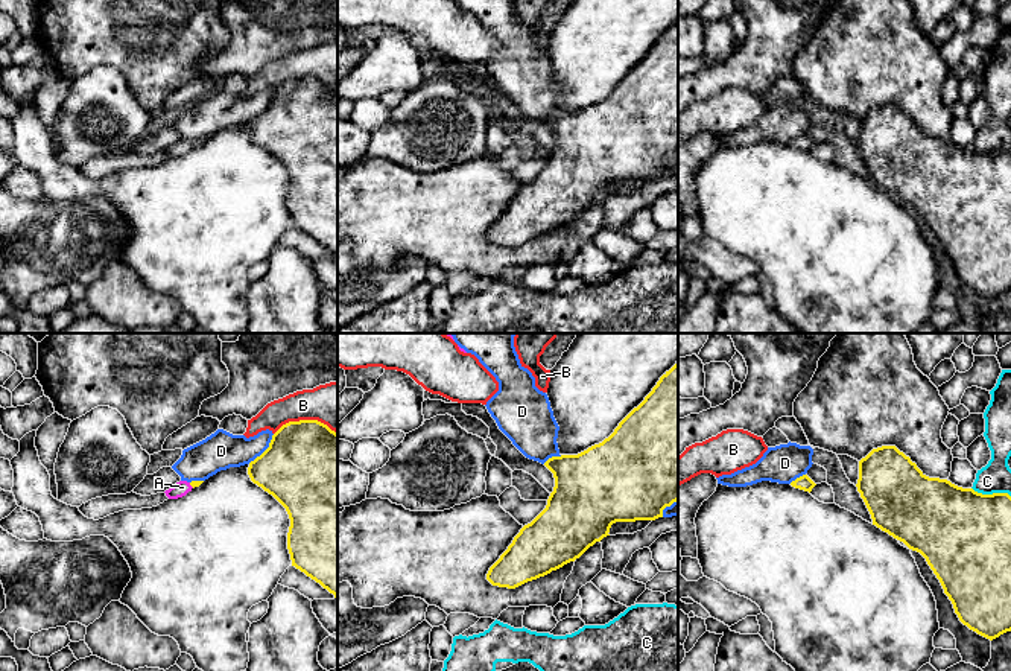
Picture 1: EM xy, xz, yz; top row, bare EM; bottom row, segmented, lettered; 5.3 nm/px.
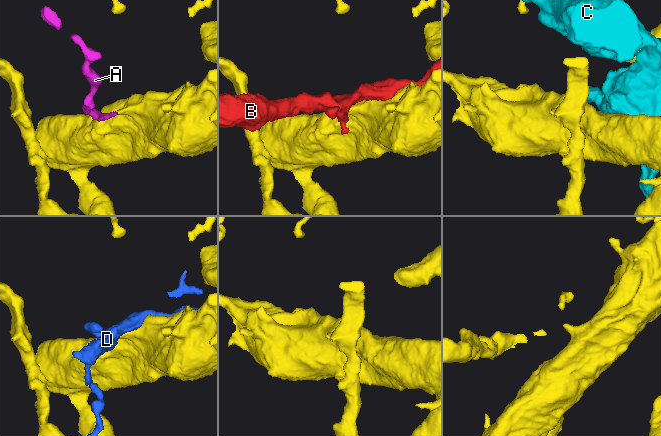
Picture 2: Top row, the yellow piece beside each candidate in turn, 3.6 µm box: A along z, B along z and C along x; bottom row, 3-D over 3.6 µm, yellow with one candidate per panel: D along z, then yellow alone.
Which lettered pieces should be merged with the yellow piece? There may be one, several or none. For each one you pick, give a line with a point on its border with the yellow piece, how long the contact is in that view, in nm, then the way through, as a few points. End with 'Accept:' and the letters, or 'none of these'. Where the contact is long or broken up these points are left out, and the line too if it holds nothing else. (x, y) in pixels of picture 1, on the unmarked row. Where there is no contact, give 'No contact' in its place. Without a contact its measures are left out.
A: Touches yellow at xy (192, 145). Shared border 40 nm. Path across: xy (193, 143), (192, 145), (183, 146)
Accept: A

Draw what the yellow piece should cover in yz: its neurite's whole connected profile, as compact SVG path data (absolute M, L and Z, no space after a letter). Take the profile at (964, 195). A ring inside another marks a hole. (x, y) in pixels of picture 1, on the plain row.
M895 105L873 108L859 120L857 151L873 184L920 211L959 280L993 300L1011 291L1011 155L982 154L947 138L926 135Z

